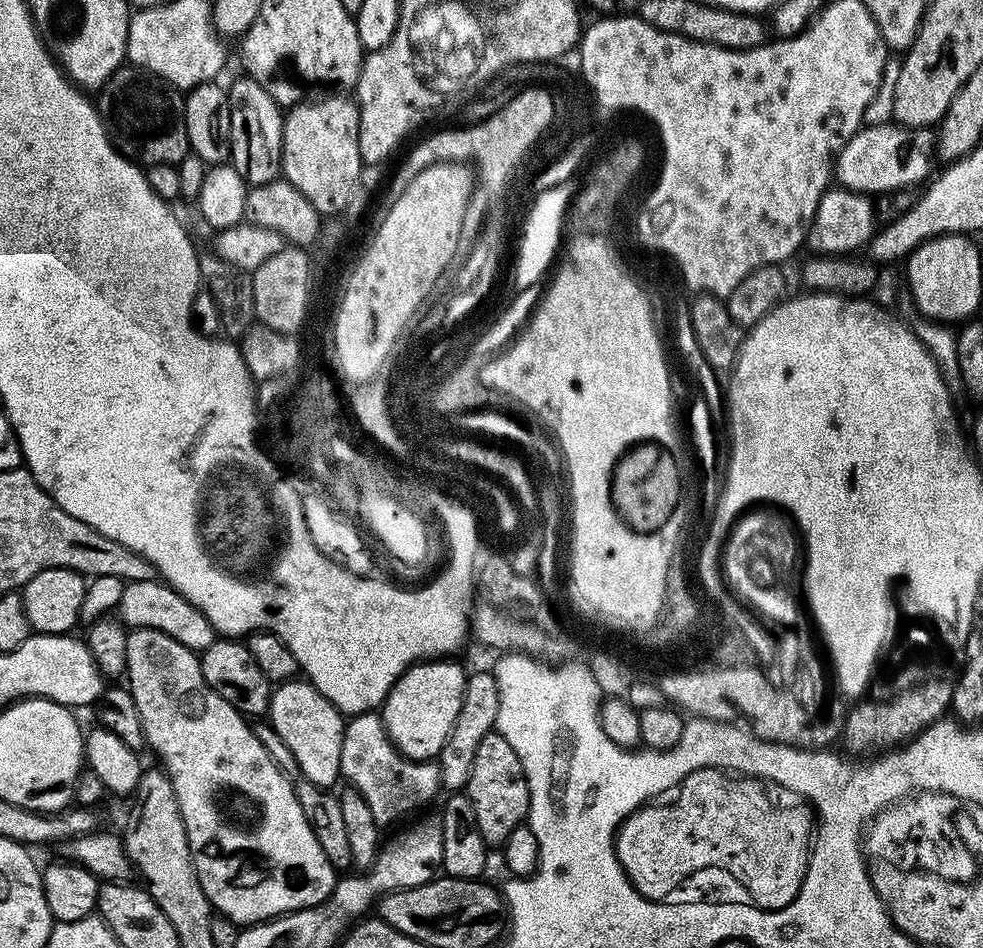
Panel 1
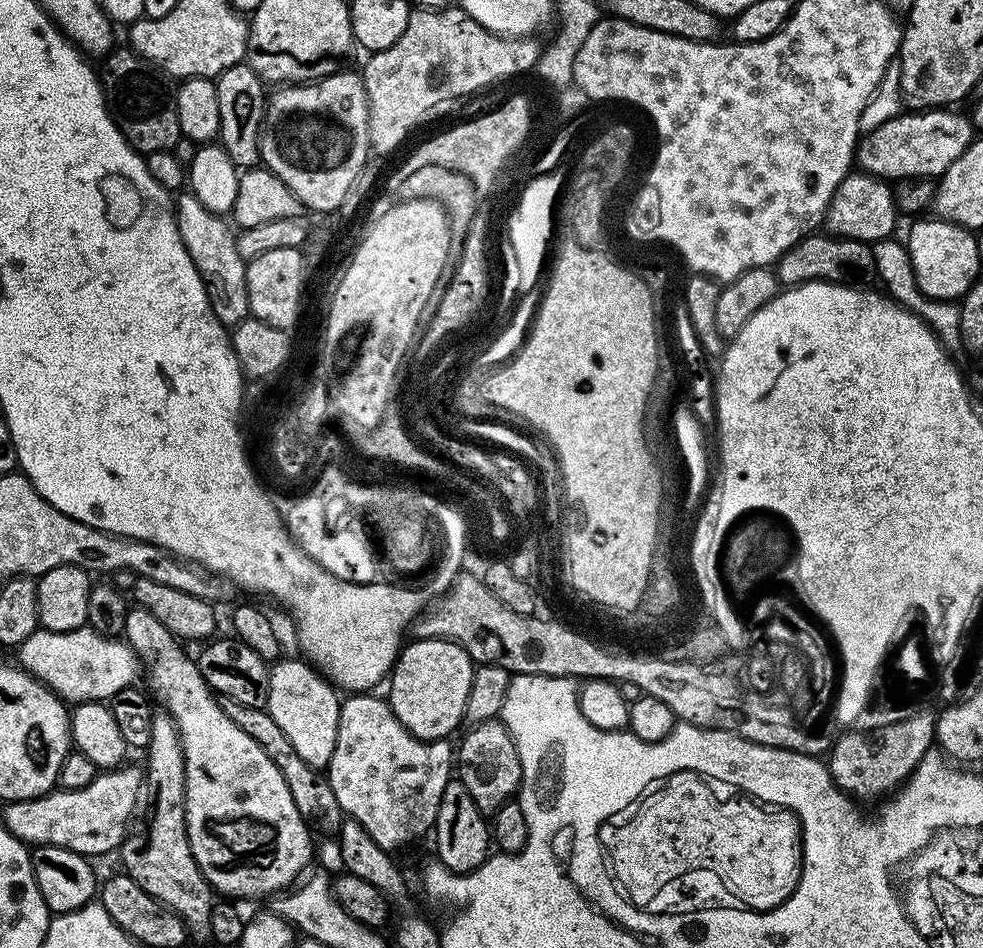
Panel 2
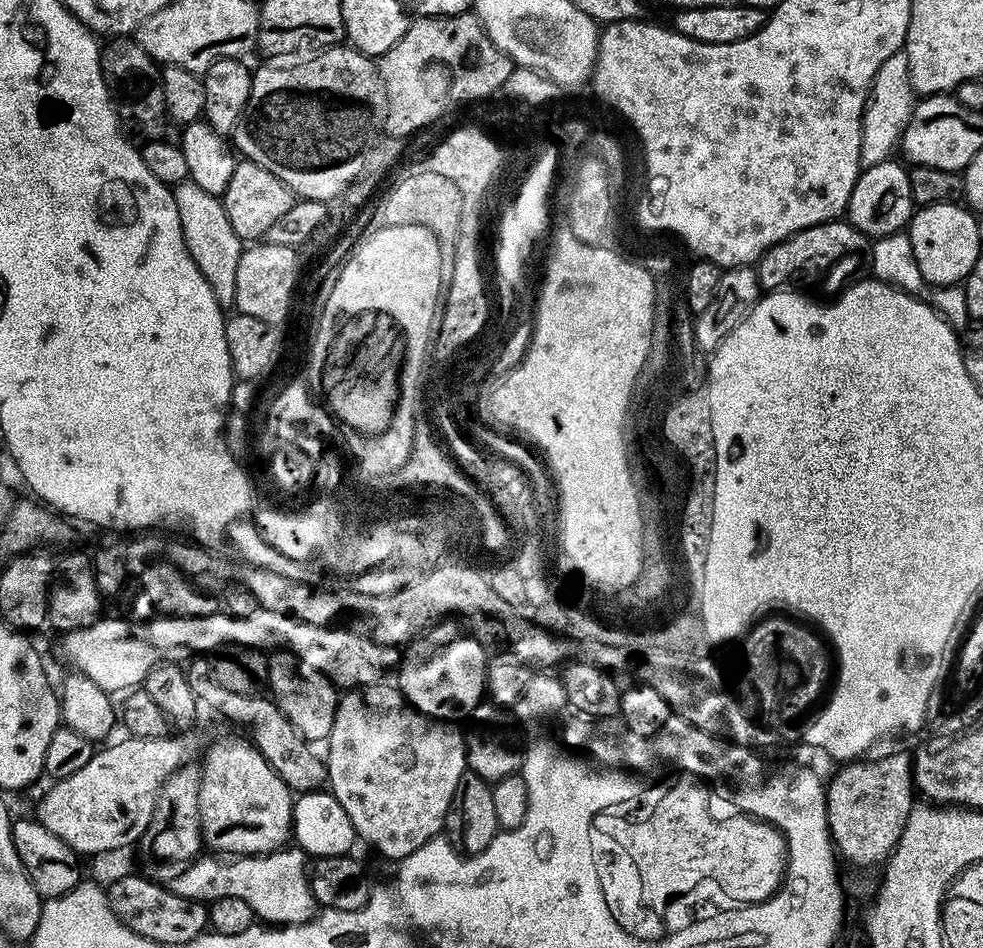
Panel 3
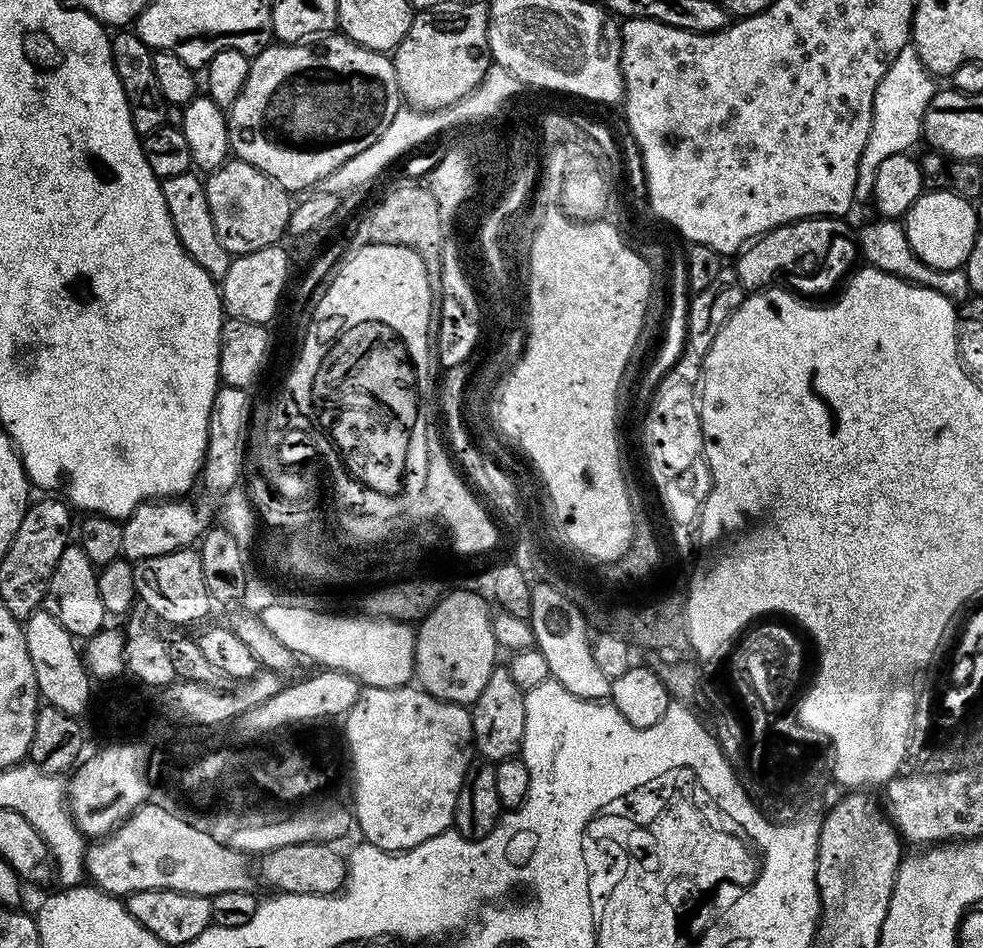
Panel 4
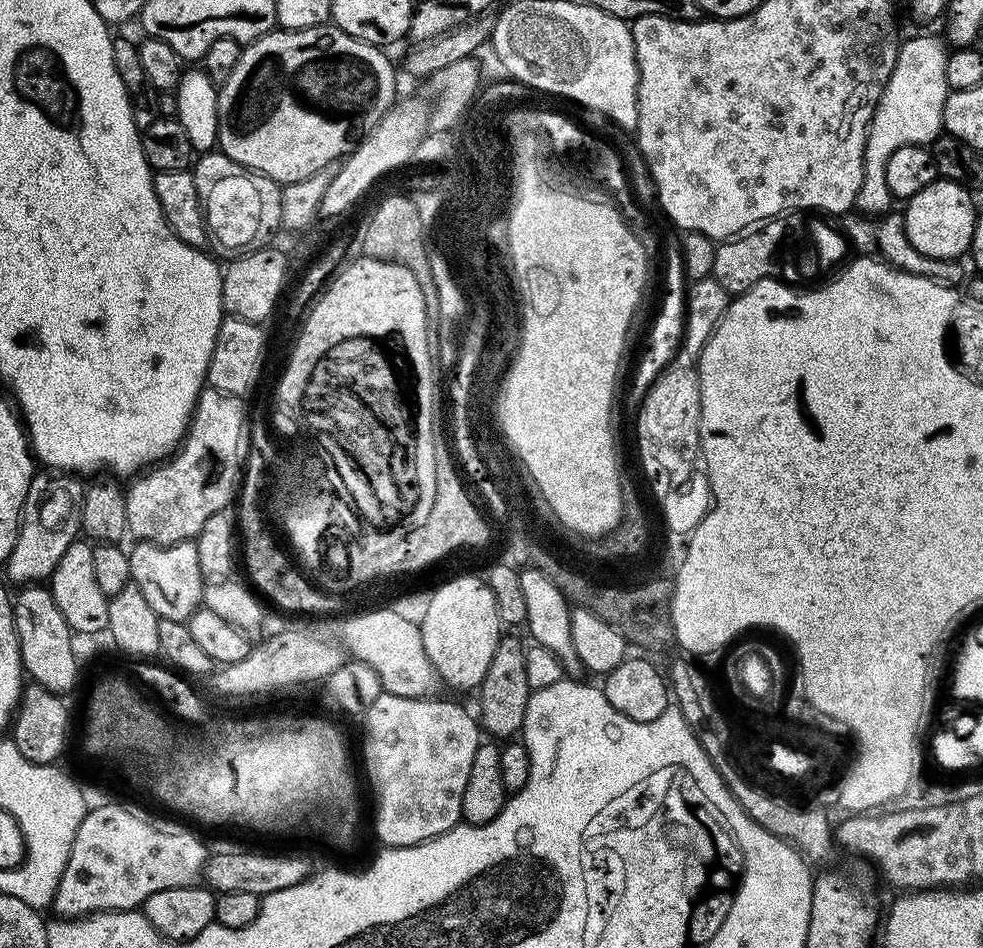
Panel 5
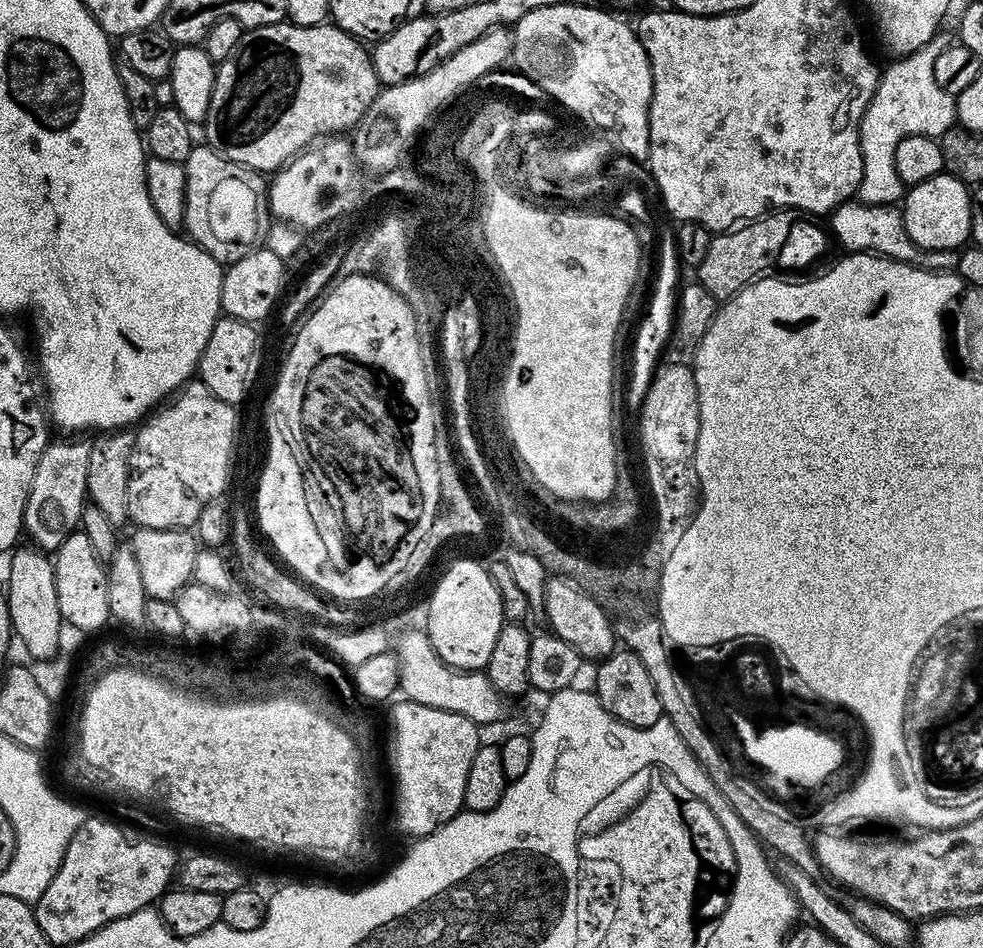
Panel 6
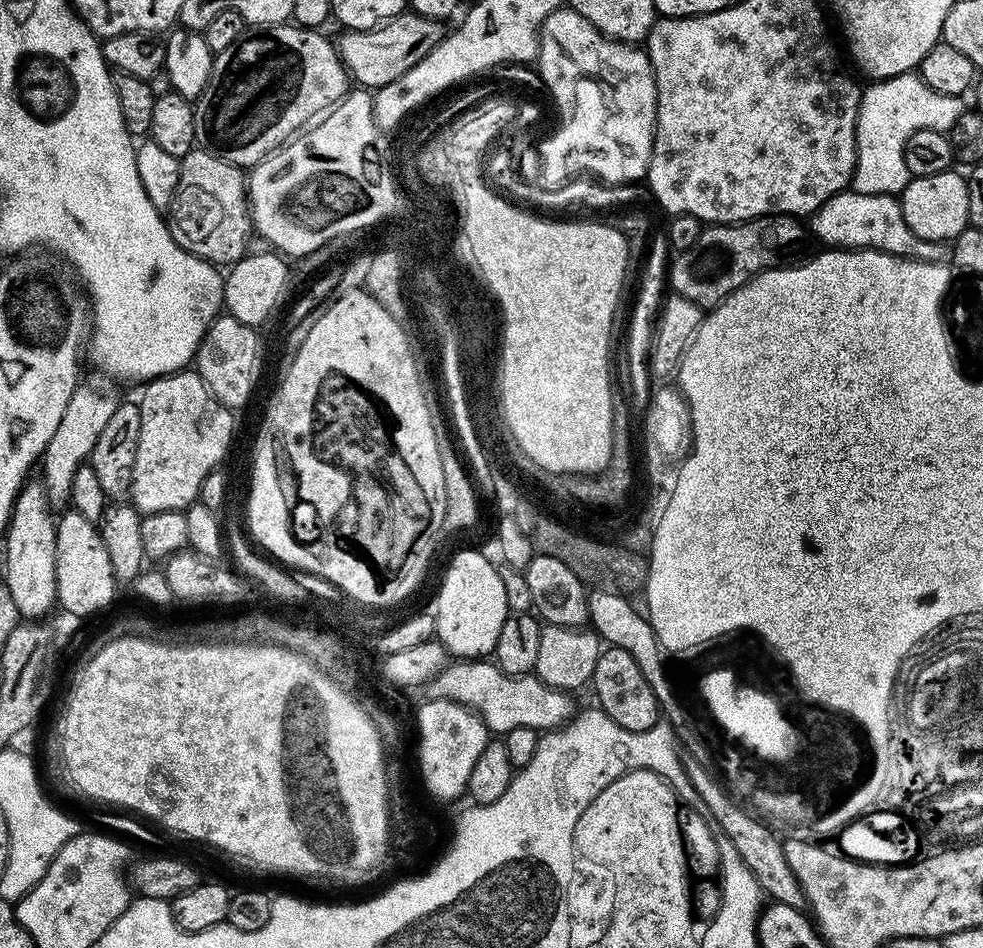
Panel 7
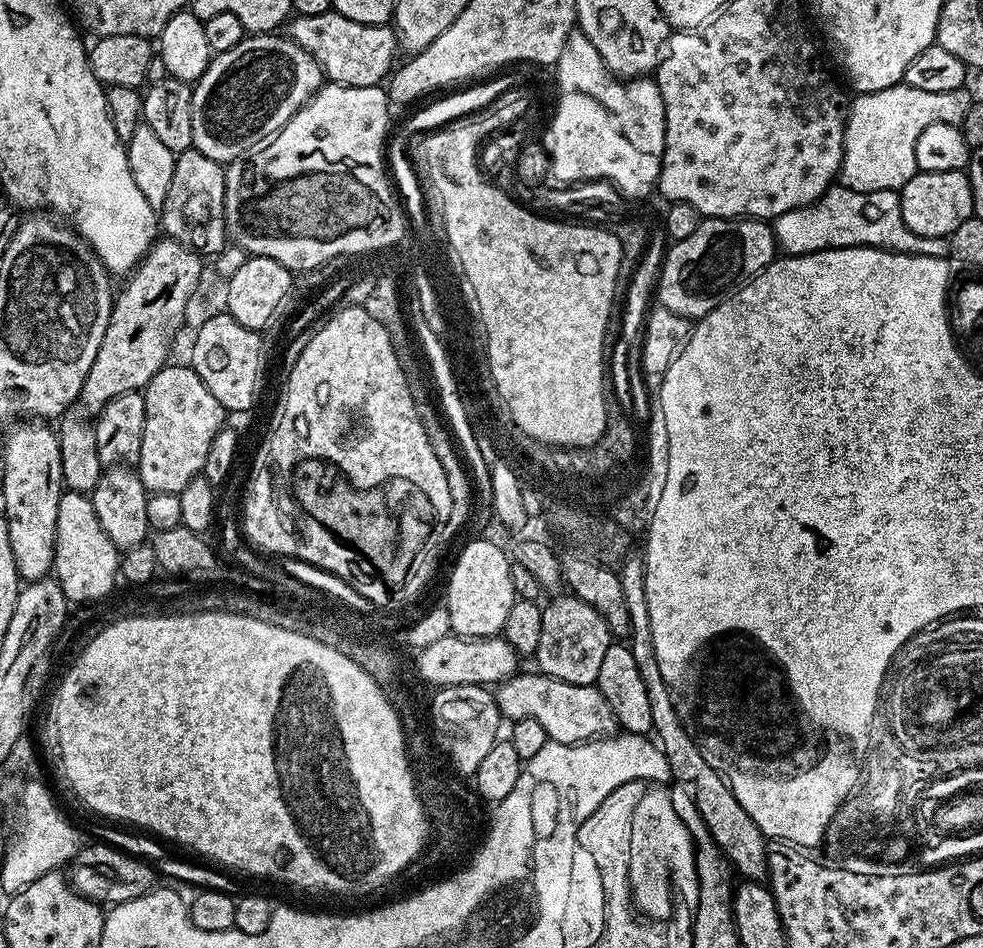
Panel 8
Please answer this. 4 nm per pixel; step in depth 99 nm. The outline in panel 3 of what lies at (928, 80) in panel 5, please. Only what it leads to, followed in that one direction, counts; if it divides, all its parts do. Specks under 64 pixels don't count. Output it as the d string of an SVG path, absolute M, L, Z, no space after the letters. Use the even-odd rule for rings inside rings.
M903 50L890 54L878 74L874 74L872 89L868 92L868 101L862 114L862 146L860 147L861 169L874 166L889 159L897 151L900 136L910 122L912 109L918 103L910 82L910 62Z

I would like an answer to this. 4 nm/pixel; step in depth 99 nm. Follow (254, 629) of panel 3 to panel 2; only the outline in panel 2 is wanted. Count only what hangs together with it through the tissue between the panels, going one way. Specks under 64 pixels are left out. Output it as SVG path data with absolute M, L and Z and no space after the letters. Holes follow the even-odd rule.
M87 626L74 630L73 632L46 632L37 630L22 642L18 649L19 667L31 676L41 680L45 686L52 689L57 696L69 698L68 696L80 696L76 698L111 698L118 694L118 690L133 687L137 683L136 671L141 671L142 665L136 659L136 653L128 647L123 639L103 636Z

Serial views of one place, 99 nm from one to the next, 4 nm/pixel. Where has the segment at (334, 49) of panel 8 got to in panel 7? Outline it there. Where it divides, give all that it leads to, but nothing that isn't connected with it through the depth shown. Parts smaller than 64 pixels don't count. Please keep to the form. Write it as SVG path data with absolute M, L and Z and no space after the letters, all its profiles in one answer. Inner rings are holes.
M405 10L378 28L365 32L341 31L340 40L335 41L336 51L340 53L340 60L347 68L349 77L360 83L357 85L375 90L402 78L406 70L421 67L427 61L424 59L432 56L434 46L442 43L446 35L446 28L440 24L443 23L439 19Z

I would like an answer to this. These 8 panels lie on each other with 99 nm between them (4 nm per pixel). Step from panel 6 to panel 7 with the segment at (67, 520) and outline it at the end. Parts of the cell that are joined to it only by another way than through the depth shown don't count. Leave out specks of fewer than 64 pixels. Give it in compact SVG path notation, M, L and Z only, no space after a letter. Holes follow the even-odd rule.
M107 378L96 379L100 380L86 381L85 379L77 383L74 394L62 414L62 419L58 422L58 430L54 430L54 435L50 437L42 457L44 493L48 496L49 505L56 510L63 509L71 501L74 474L78 474L83 464L89 463L94 442L98 442L103 428L108 425L114 410L122 402L122 396L116 393L117 385L113 381Z

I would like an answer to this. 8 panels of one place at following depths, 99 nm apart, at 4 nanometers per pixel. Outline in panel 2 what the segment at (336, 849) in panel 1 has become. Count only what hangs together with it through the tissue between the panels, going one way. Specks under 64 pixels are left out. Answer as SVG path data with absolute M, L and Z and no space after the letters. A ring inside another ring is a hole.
M225 699L220 700L220 705L224 713L236 723L238 730L250 734L250 738L254 738L254 742L258 742L258 746L266 750L266 758L270 758L270 762L278 766L278 774L282 774L282 778L286 778L286 786L290 786L290 798L294 798L298 814L303 816L305 821L313 825L316 823L322 831L335 833L339 829L342 813L327 775L321 769L310 766L310 762L305 762L299 756L290 743L290 738L286 738L286 733L278 727L278 722L270 718L267 708L251 708Z

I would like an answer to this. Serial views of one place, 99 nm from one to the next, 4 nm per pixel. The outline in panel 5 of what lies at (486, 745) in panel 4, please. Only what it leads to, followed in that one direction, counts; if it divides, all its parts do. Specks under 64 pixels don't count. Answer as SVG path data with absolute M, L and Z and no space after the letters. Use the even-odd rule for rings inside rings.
M501 635L498 646L494 646L494 658L490 658L490 666L486 669L486 678L482 678L478 695L480 695L480 712L478 711L478 720L482 725L483 731L488 732L489 737L500 738L496 736L508 736L504 738L512 738L512 736L521 731L524 727L524 719L526 718L526 706L528 700L533 694L530 682L526 682L526 654L524 653L526 644L516 636Z

